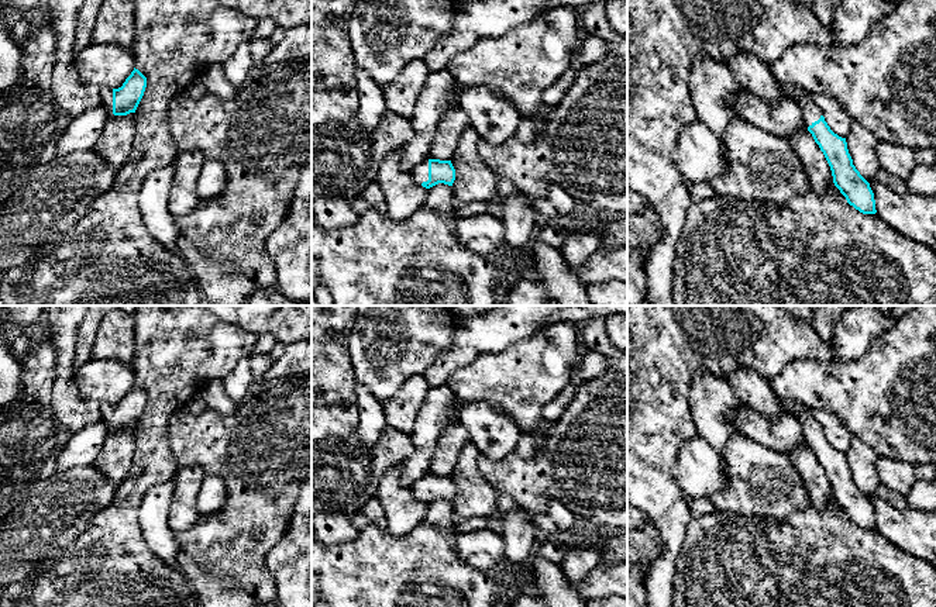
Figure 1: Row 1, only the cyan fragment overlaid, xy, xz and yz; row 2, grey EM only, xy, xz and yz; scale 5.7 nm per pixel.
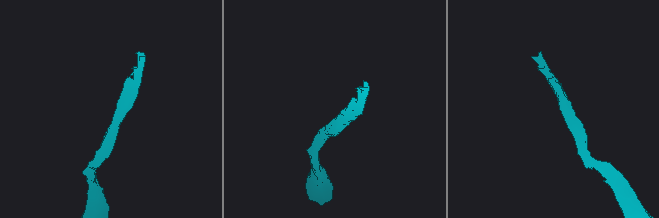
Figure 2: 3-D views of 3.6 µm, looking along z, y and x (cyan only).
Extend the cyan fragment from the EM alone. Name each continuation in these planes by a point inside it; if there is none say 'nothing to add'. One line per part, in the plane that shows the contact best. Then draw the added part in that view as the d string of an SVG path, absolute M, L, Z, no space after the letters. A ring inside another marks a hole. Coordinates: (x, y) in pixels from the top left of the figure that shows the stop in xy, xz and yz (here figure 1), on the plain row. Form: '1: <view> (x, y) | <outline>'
1: xz (420, 489) | M426 473L410 486L413 496L419 500L429 496L429 475Z

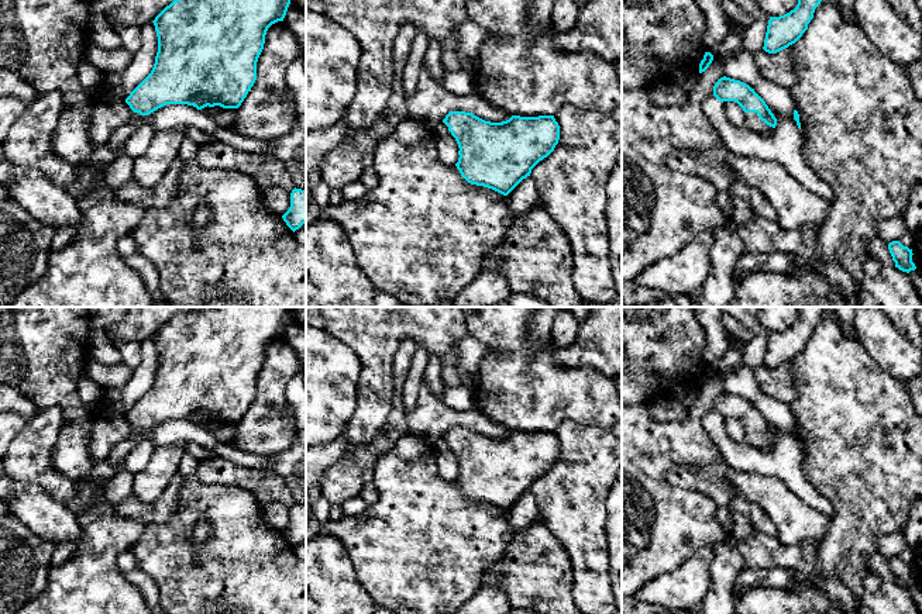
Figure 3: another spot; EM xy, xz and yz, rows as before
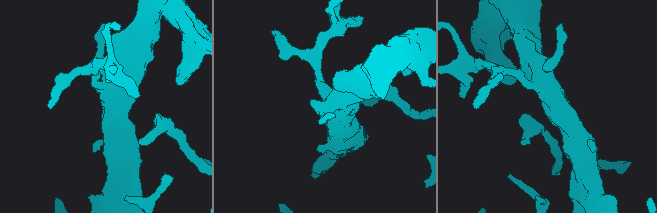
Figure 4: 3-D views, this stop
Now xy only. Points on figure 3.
1: xy (119, 454) | M134 428L134 432L128 439L120 442L113 448L113 451L109 455L109 459L114 465L116 473L124 468L124 460L127 455L141 441L142 441L142 431L140 428Z

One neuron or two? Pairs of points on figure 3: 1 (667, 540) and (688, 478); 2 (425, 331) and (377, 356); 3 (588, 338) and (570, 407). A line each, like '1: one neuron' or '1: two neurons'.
1: two neurons
2: one neuron
3: two neurons

